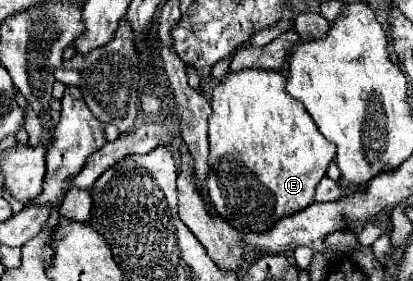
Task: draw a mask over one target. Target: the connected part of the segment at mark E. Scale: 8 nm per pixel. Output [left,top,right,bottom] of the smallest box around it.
[206,68,336,232]

